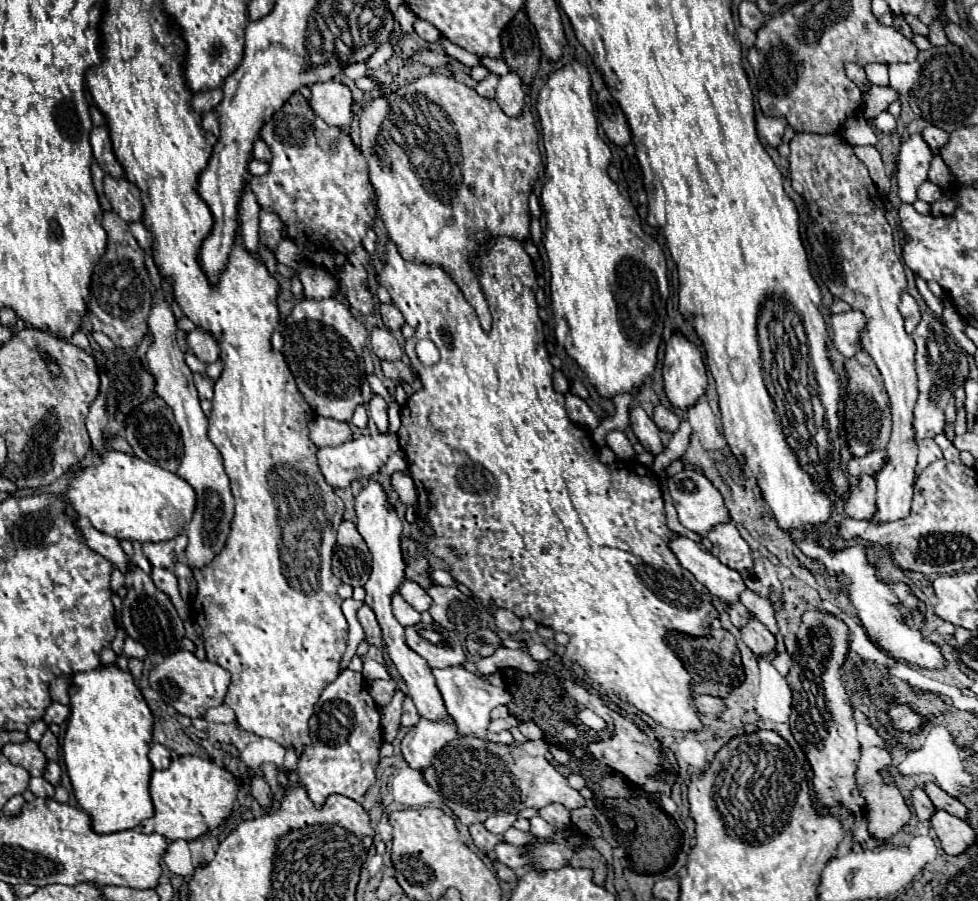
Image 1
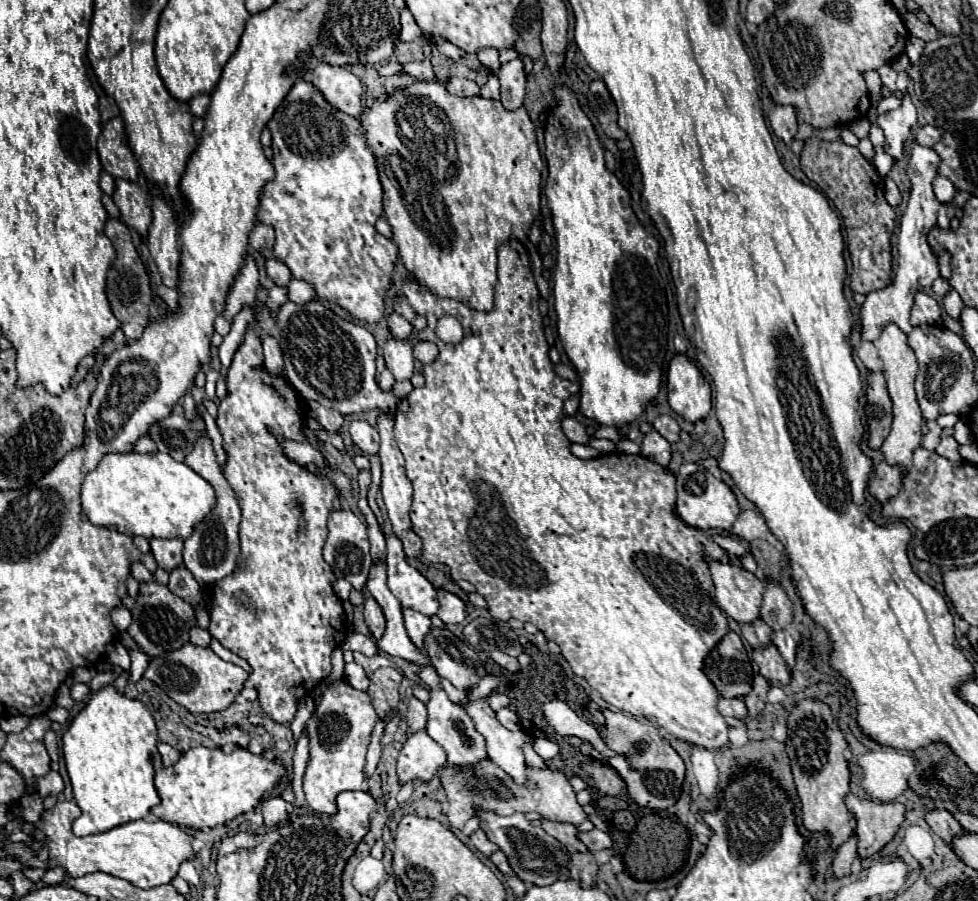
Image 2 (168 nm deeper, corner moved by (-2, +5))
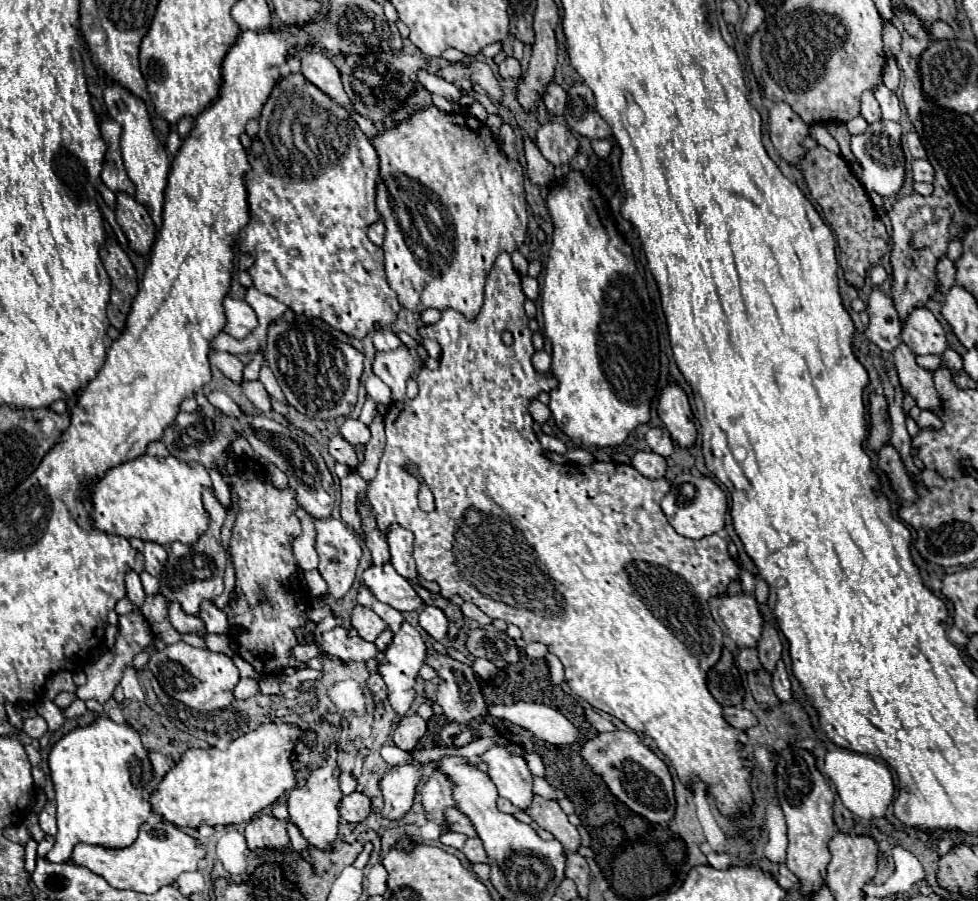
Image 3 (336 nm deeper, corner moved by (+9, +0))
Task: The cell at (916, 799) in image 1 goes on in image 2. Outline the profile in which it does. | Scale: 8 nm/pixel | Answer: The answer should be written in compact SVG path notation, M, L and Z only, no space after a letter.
M938 808L926 810L926 822L946 844L950 844L952 836L962 832L962 826L954 820L954 816L948 810L938 810Z

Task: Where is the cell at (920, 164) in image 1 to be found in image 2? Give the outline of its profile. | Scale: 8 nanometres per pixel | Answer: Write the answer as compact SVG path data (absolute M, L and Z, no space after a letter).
M918 142L912 144L912 154L910 154L910 160L906 166L906 174L910 178L912 188L910 188L906 210L900 218L900 236L898 236L900 264L898 264L898 270L896 270L892 284L884 290L870 292L866 296L866 302L860 308L860 338L862 340L876 340L880 336L882 328L890 322L898 324L906 334L910 334L912 332L910 310L912 310L914 294L924 286L932 286L932 282L940 276L938 260L926 242L926 234L936 224L936 212L940 208L940 202L936 200L936 196L932 192L932 180L938 174L936 172L938 164L940 164L940 158L932 148L920 146Z

